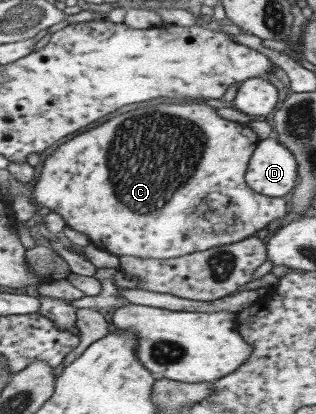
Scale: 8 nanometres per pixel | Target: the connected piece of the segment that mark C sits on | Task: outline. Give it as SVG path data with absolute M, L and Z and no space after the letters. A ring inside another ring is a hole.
M197 101L194 102L191 105L167 105L167 103L163 103L163 105L147 105L141 109L133 109L133 111L117 115L113 119L69 139L59 145L43 163L41 175L34 181L33 189L31 189L30 200L35 204L37 203L38 207L47 207L51 212L59 213L67 227L87 235L90 243L95 246L104 248L113 255L140 257L141 259L171 259L197 251L205 251L219 245L243 241L243 239L256 235L271 221L283 219L288 213L285 198L261 195L246 184L247 167L251 155L260 141L257 134L245 124L221 118L216 112L217 109L212 109L203 103L197 103Z

